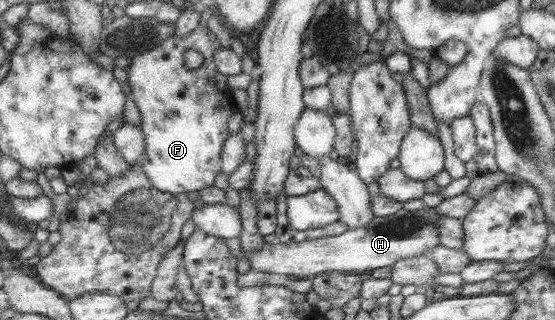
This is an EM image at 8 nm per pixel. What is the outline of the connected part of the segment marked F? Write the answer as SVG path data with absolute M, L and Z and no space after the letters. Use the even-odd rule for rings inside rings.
M198 26L191 30L185 37L171 35L159 45L143 51L130 59L126 69L130 95L135 106L141 114L140 129L145 141L145 152L136 165L149 178L149 181L158 190L165 193L185 193L198 191L205 186L213 186L213 179L219 174L221 164L221 149L229 135L227 119L237 109L230 97L227 86L227 76L219 73L212 62L212 53L221 48L215 36L206 28ZM194 49L201 54L203 62L196 69L188 69L183 62L183 51Z

